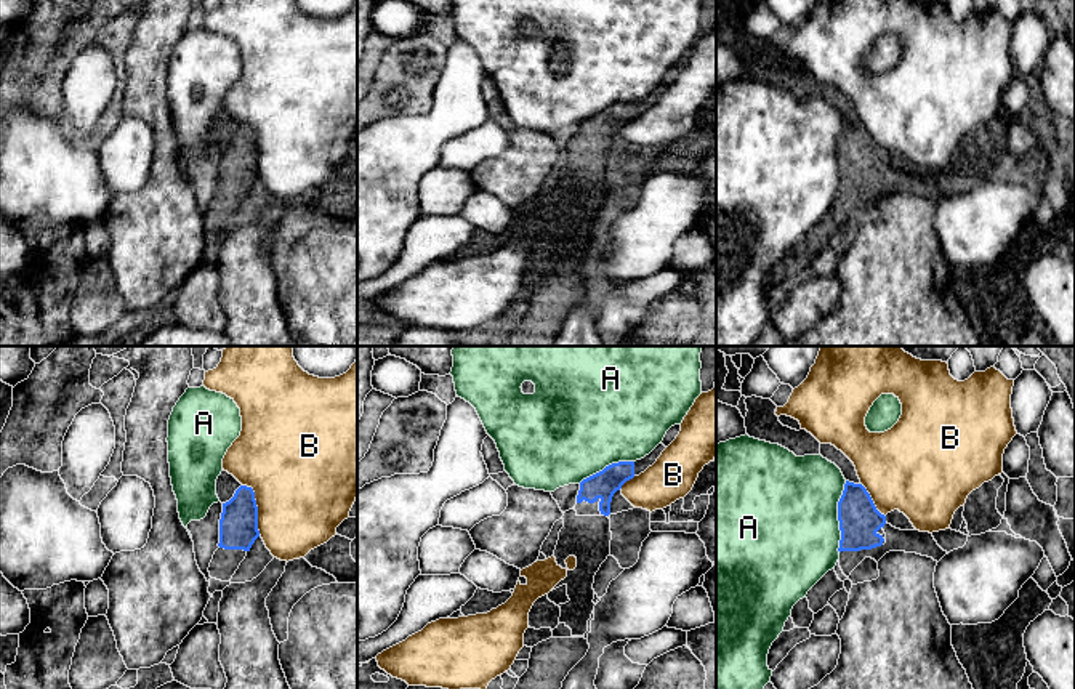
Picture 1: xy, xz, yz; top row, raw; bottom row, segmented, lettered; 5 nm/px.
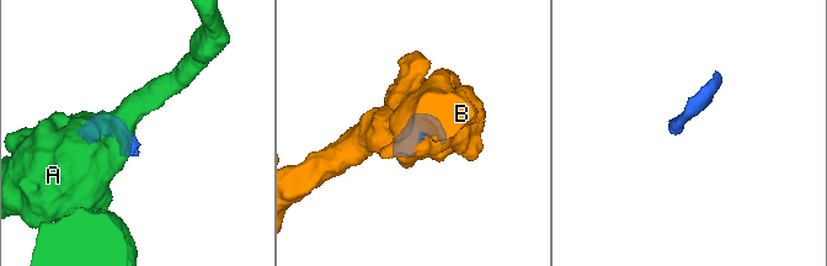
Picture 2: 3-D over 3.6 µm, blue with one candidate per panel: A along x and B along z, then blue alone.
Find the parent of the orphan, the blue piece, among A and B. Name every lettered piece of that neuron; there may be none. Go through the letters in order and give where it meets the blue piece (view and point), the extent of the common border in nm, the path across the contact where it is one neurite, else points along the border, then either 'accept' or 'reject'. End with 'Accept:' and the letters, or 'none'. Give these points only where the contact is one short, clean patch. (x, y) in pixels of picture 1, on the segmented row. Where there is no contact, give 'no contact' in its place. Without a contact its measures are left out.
A: meets blue in yz at (838, 516); contact 360 nm long; reject
B: meets blue in xy at (257, 507); contact 280 nm long; reject
Accept: none

